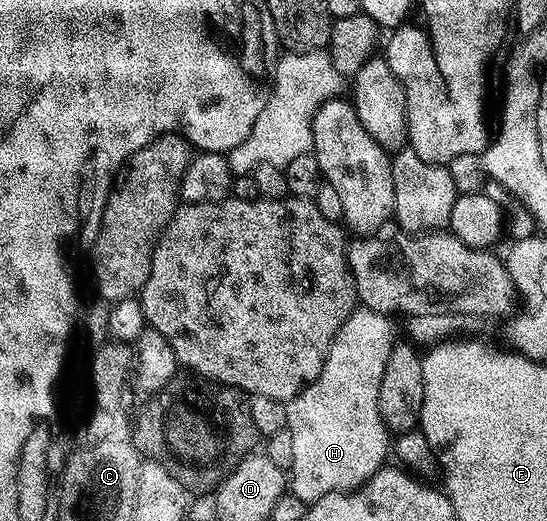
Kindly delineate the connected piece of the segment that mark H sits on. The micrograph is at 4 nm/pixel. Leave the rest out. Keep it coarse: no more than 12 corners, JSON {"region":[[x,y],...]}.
{"region":[[354,309],[285,406],[300,501],[386,464],[379,383],[395,344]]}

